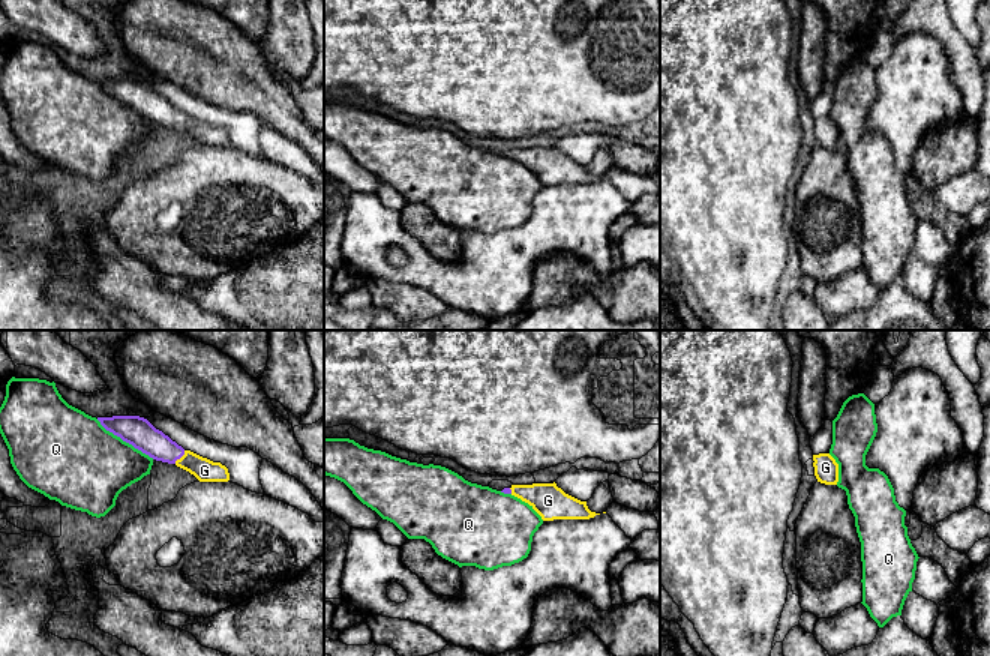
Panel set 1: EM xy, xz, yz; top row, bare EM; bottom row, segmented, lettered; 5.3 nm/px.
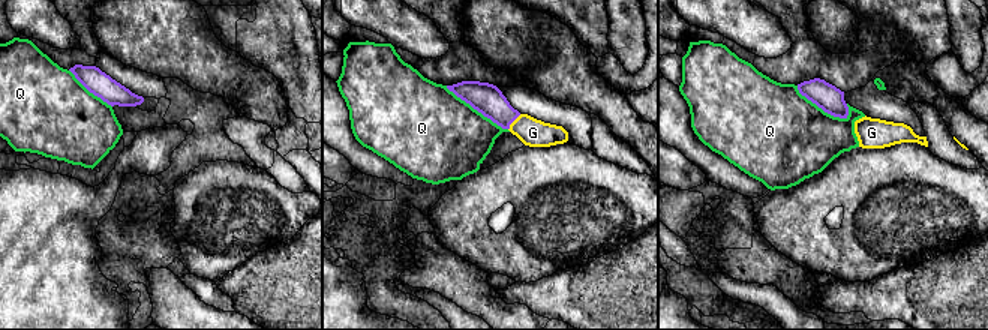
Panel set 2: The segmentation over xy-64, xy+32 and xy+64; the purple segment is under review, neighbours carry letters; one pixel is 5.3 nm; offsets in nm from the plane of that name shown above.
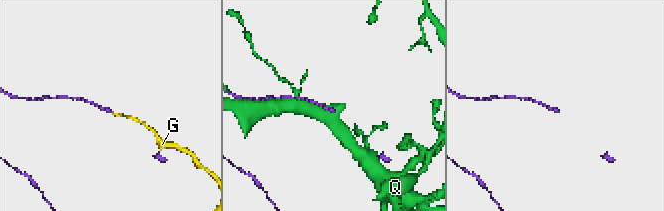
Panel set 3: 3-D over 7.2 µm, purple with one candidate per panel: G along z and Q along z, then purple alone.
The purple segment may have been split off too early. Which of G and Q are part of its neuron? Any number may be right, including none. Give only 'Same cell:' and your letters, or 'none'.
Same cell: G

